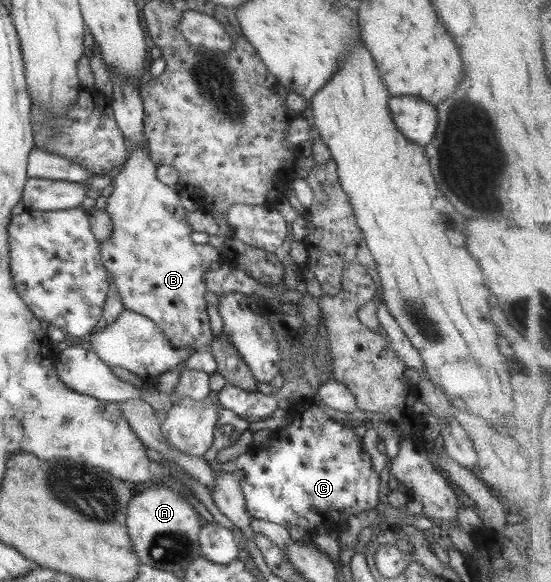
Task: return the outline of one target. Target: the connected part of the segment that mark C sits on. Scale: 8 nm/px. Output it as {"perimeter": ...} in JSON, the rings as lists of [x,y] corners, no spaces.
{"perimeter":[[[311,398],[292,400],[286,410],[291,423],[277,429],[271,448],[245,451],[225,462],[217,459],[217,452],[235,445],[230,435],[221,435],[220,427],[247,424],[247,420],[229,409],[218,412],[212,443],[203,459],[213,472],[235,471],[241,475],[240,489],[247,514],[281,525],[286,530],[301,526],[309,531],[318,526],[336,526],[356,512],[374,509],[379,502],[374,495],[378,475],[372,470],[369,455],[353,429],[323,413]]]}

